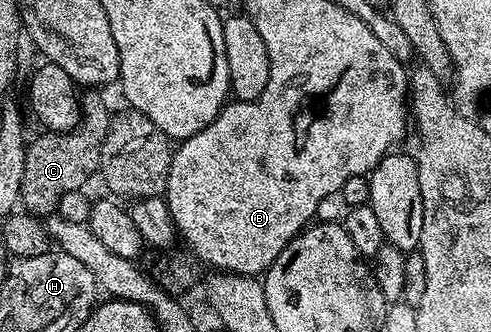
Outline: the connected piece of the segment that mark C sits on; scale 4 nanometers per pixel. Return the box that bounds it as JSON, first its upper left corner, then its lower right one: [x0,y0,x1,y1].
[20,94,111,217]

